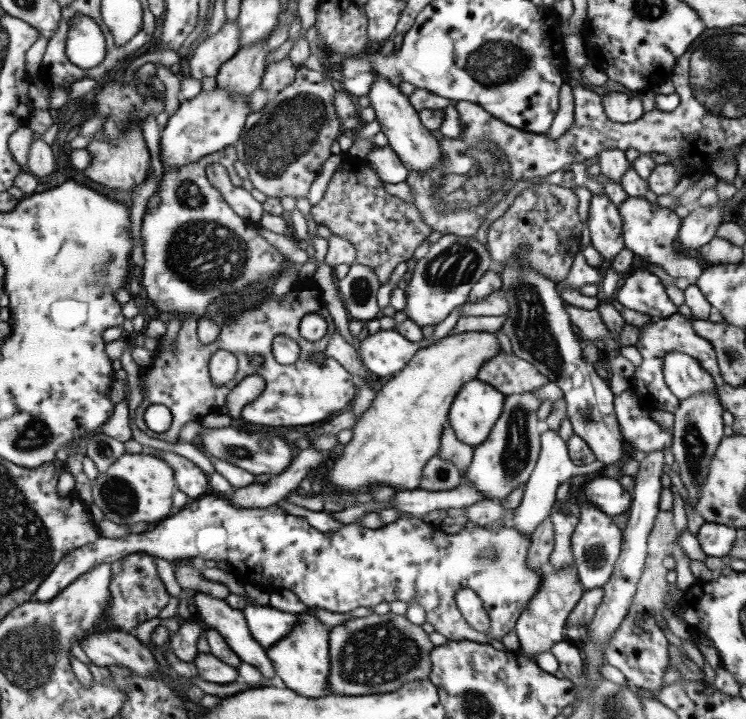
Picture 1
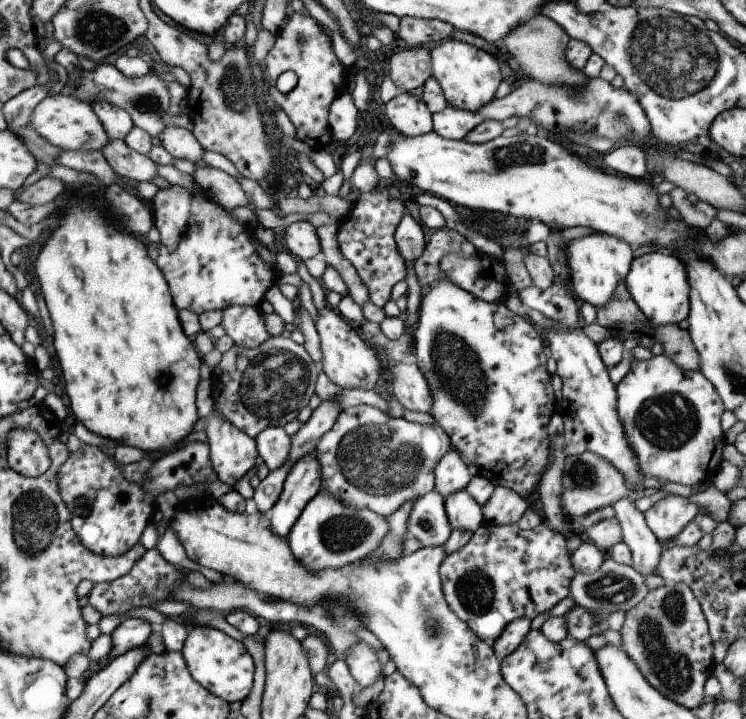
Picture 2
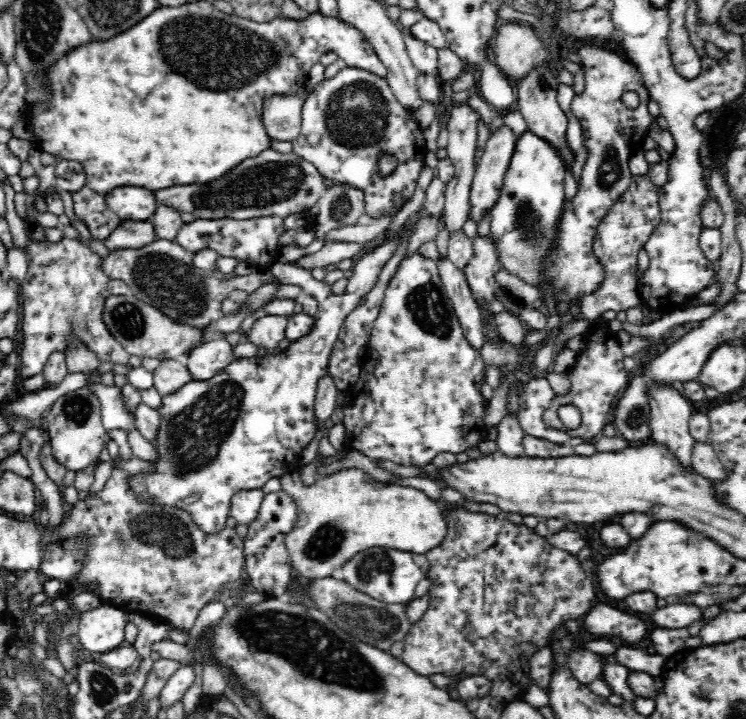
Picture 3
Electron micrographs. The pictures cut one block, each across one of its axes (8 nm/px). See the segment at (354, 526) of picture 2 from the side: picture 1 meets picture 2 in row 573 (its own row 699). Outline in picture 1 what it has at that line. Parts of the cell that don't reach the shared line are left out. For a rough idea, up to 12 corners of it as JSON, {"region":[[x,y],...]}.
{"region":[[299,614],[269,650],[279,684],[313,700],[331,688],[331,628]]}

